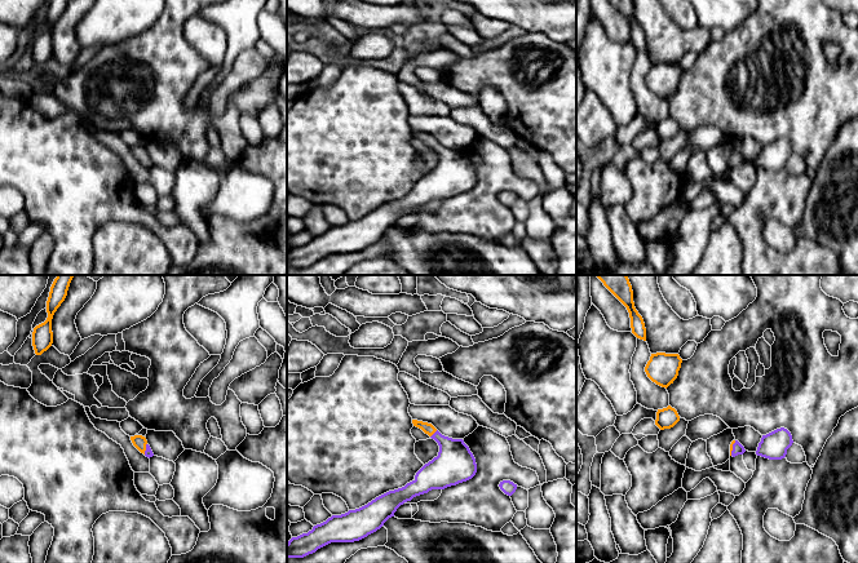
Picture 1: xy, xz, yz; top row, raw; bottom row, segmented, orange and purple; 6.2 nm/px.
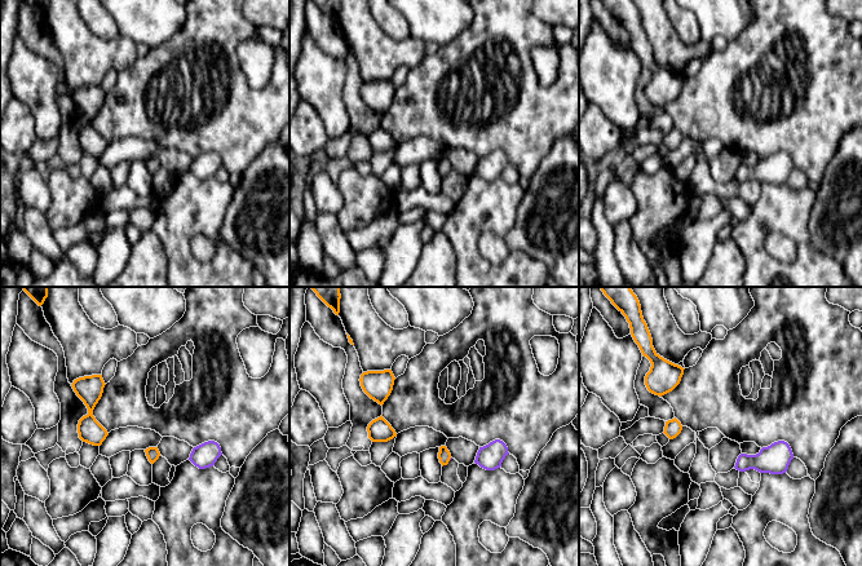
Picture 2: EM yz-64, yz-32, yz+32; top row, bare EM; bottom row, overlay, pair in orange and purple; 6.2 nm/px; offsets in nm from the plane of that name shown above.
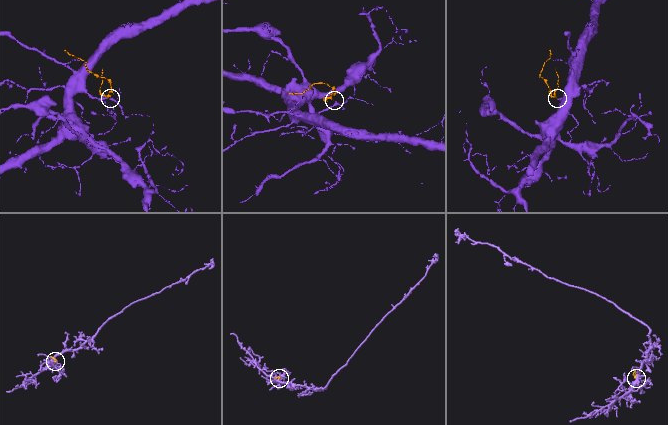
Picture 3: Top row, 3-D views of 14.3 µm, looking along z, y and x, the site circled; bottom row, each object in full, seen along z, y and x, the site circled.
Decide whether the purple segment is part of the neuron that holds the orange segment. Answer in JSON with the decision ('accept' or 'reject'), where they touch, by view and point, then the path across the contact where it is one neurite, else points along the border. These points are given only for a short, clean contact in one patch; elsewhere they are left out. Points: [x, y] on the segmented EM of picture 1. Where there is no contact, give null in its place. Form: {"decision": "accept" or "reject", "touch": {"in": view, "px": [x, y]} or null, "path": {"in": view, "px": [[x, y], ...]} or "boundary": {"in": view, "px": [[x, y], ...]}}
{"decision": "accept", "touch": {"in": "xz", "px": [433, 433]}, "path": {"in": "xz", "px": [[429, 429], [433, 433], [454, 453], [455, 464]]}}

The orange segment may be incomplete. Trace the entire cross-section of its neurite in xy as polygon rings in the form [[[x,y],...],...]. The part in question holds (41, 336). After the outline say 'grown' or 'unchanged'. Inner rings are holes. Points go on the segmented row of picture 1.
[[[57,275],[47,301],[48,318],[44,323],[36,325],[32,332],[32,346],[36,355],[41,355],[53,343],[52,319],[57,309],[65,301],[70,283],[75,275]]]; unchanged

